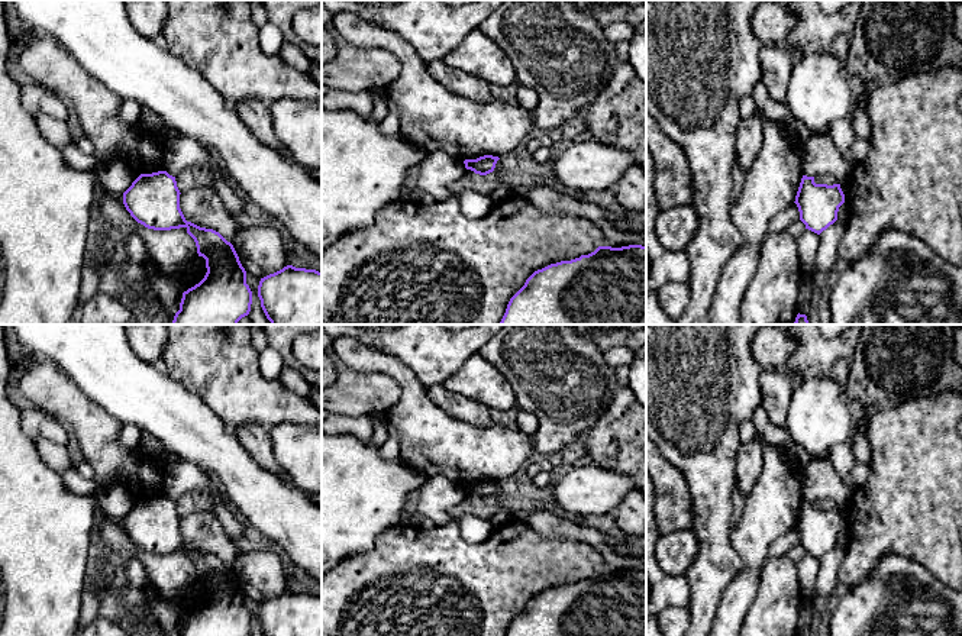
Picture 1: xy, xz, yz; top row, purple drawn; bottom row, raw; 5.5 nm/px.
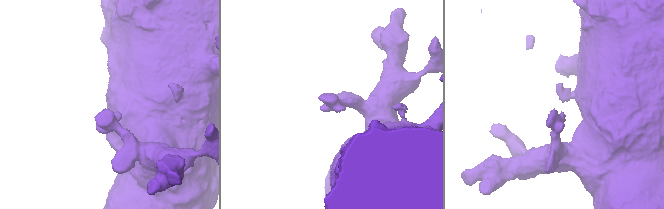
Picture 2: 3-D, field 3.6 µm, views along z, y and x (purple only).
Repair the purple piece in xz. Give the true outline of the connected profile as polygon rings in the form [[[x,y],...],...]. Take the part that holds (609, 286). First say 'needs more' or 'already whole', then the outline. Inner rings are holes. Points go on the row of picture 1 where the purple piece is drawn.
already whole; [[[598,246],[588,255],[535,271],[510,298],[500,325],[646,325],[646,246]]]

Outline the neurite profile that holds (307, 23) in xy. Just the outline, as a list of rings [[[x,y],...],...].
[[[322,6],[298,12],[293,29],[303,42],[322,45]]]

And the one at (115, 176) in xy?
[[[110,158],[97,168],[103,188],[110,194],[123,194],[139,177],[122,158]]]

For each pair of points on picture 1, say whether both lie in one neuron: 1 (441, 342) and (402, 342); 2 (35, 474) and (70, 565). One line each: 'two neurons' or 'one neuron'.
1: one neuron
2: one neuron

